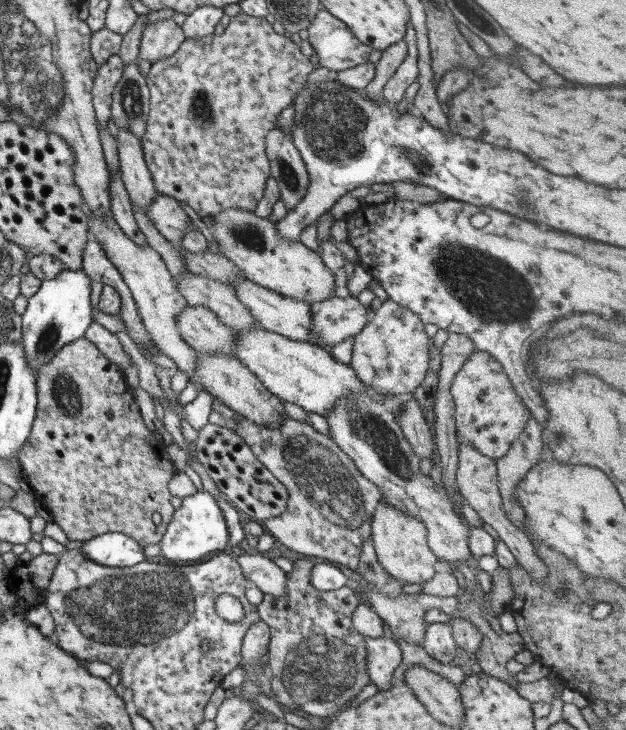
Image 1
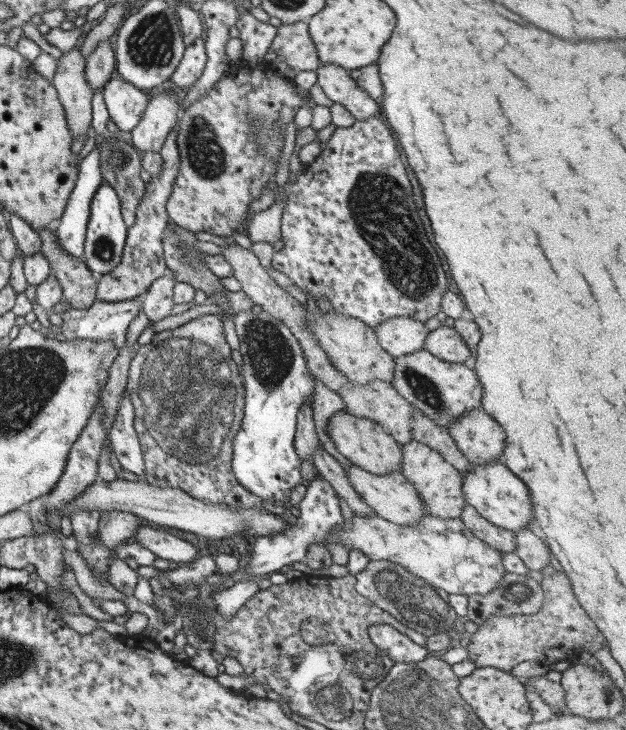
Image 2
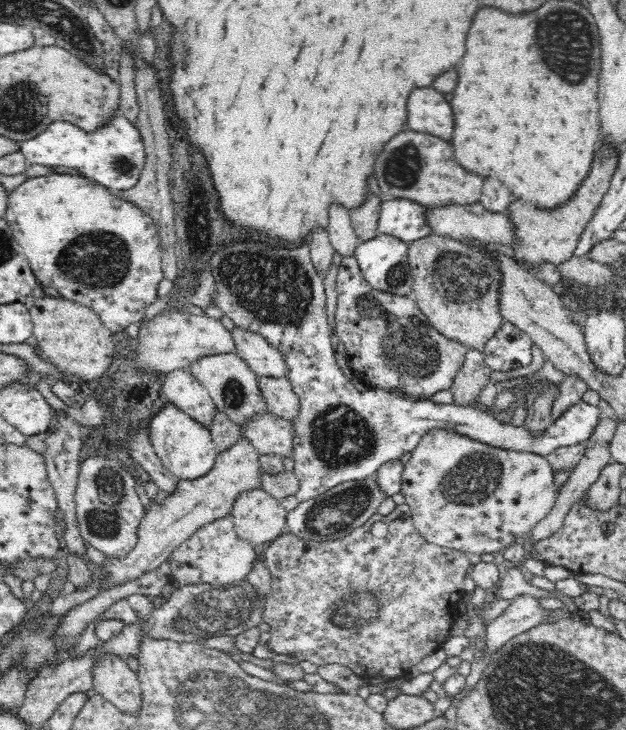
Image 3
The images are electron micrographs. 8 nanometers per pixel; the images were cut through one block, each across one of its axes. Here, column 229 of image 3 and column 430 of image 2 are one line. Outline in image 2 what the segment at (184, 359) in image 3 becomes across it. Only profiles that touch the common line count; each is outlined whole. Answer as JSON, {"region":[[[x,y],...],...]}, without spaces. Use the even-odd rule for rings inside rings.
{"region":[[[440,325],[427,333],[423,349],[429,354],[448,363],[465,363],[472,361],[467,344],[453,327]]]}

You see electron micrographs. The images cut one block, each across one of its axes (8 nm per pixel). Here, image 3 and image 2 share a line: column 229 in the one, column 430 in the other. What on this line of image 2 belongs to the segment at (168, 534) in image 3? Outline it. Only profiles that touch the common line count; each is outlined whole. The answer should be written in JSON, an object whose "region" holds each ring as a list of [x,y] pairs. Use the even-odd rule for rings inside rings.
{"region":[[[415,441],[402,444],[399,471],[415,488],[419,500],[425,506],[426,515],[443,520],[460,517],[461,509],[466,502],[461,492],[461,474],[454,466],[443,460],[437,450]]]}

